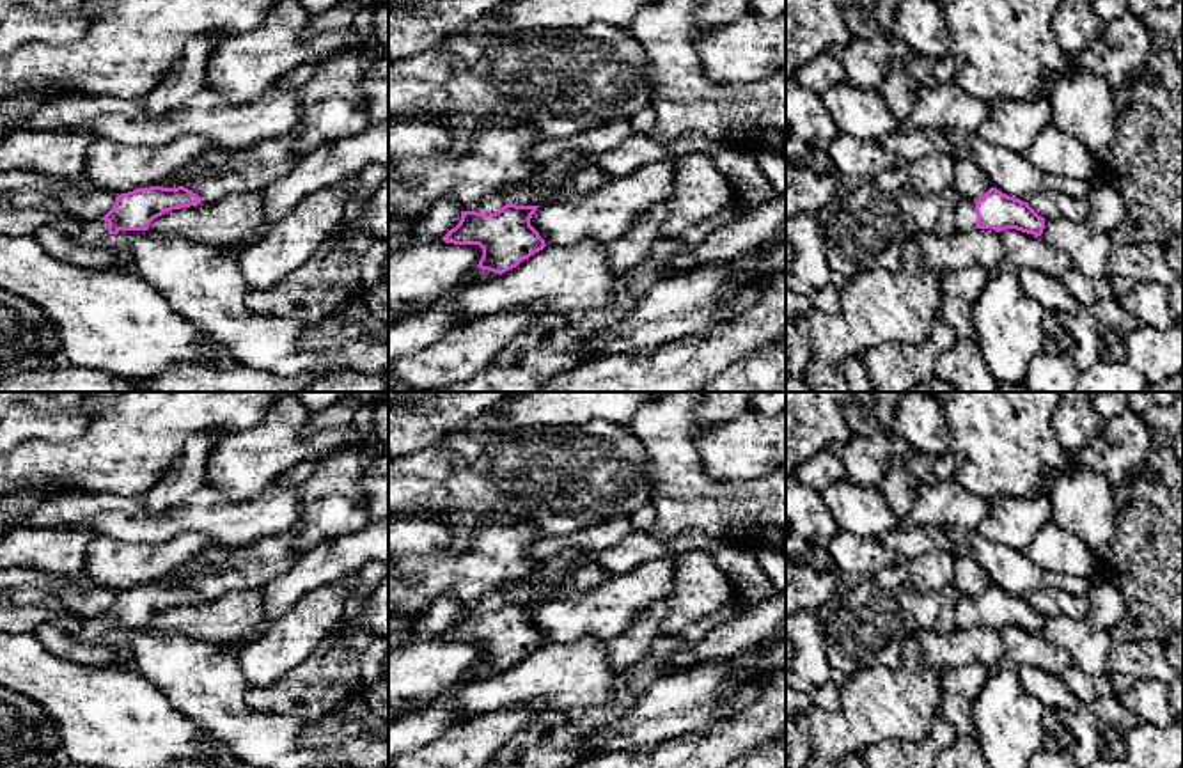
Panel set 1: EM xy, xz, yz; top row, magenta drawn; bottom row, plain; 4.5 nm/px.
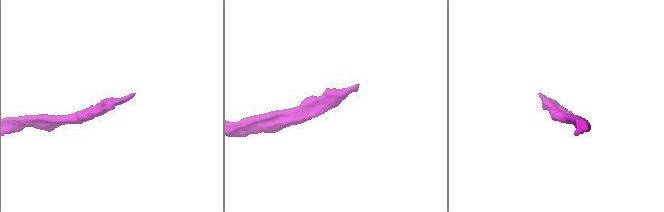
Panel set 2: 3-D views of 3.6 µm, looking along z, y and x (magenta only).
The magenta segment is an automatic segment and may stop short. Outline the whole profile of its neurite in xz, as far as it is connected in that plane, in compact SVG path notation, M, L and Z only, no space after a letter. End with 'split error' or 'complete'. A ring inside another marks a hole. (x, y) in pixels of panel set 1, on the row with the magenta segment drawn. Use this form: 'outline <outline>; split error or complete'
outline M509 202L490 215L461 211L459 223L442 239L454 245L479 245L482 257L477 268L502 275L546 247L530 225L537 208Z; complete

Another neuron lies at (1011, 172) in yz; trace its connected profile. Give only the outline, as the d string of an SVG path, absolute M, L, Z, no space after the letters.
M947 128L945 135L986 174L991 188L1023 202L1046 192L1043 172L1025 154L991 145L974 131Z

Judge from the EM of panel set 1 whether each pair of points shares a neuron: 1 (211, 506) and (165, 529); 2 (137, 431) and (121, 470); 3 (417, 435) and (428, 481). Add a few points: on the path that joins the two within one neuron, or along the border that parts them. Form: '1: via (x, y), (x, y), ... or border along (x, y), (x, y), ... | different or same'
1: via (201, 511), (176, 520) | same
2: via (133, 440), (121, 453), (121, 462) | same
3: border along (433, 446), (407, 454) | different

